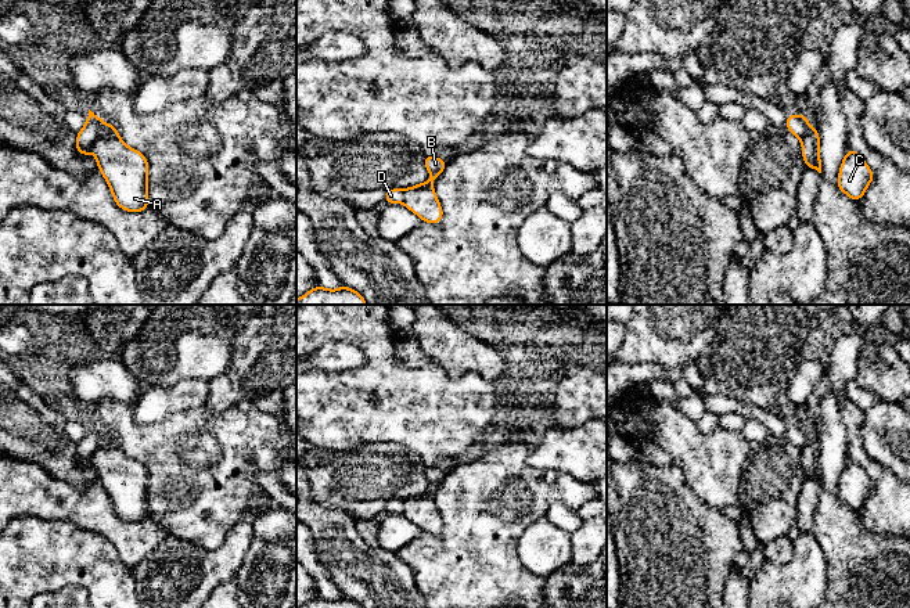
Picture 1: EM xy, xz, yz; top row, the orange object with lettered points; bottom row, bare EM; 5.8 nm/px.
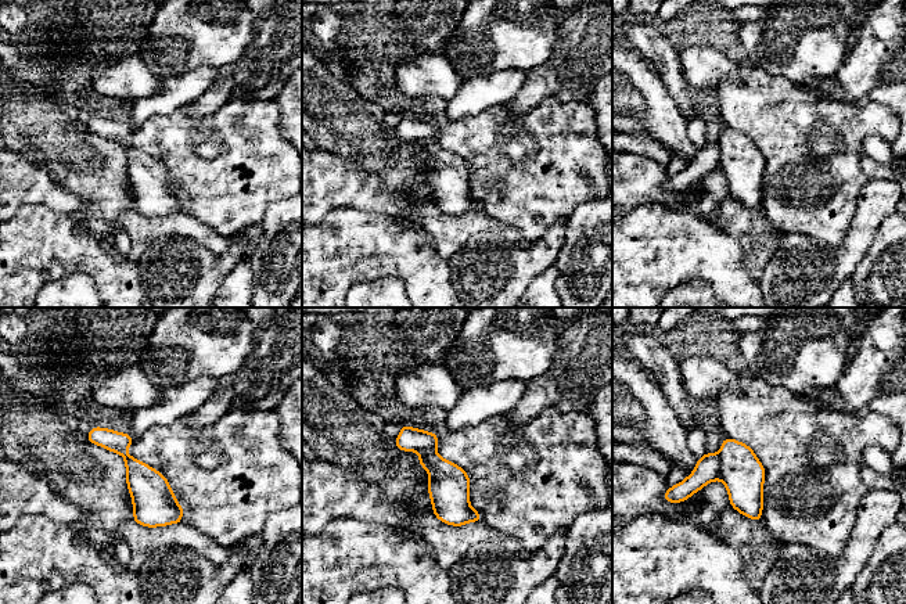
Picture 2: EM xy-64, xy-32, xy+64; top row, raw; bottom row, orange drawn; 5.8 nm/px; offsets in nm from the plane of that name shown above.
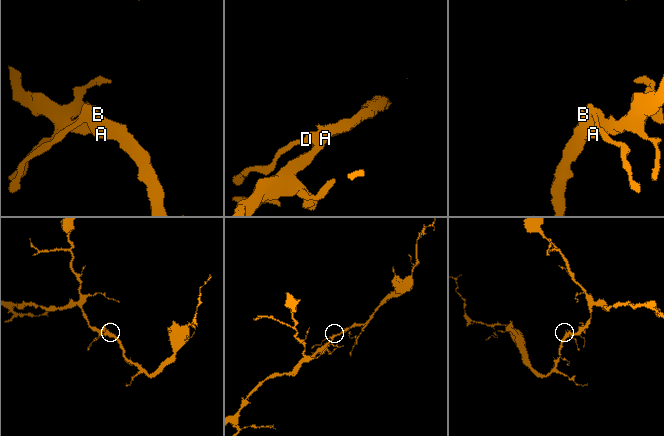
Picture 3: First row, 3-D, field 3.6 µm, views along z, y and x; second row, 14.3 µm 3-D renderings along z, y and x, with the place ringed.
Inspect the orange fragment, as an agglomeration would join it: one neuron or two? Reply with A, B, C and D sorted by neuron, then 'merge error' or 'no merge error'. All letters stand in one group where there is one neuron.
A B C / D; merge error

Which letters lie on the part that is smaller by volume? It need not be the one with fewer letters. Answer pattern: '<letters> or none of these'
D

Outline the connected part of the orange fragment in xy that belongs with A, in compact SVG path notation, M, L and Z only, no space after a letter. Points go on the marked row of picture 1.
M102 133L97 137L93 154L115 204L127 212L148 208L148 161L130 148L119 134Z

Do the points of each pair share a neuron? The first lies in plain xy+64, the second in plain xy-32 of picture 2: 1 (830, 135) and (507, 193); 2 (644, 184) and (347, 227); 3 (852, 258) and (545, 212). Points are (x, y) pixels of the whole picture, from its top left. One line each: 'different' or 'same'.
1: same
2: different
3: different

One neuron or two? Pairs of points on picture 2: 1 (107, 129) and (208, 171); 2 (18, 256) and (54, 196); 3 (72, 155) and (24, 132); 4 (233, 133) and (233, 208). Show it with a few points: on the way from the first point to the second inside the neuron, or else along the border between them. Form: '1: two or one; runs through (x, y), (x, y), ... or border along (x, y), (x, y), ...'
1: two; border along (154, 117), (141, 122), (125, 141)
2: two; border along (15, 212), (24, 205), (43, 204), (69, 214)
3: one; runs through (60, 143), (46, 132), (36, 132)
4: one; runs through (233, 151), (230, 190)

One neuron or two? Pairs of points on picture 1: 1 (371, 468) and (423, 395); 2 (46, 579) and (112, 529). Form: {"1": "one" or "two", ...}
{"1": "two", "2": "two"}

